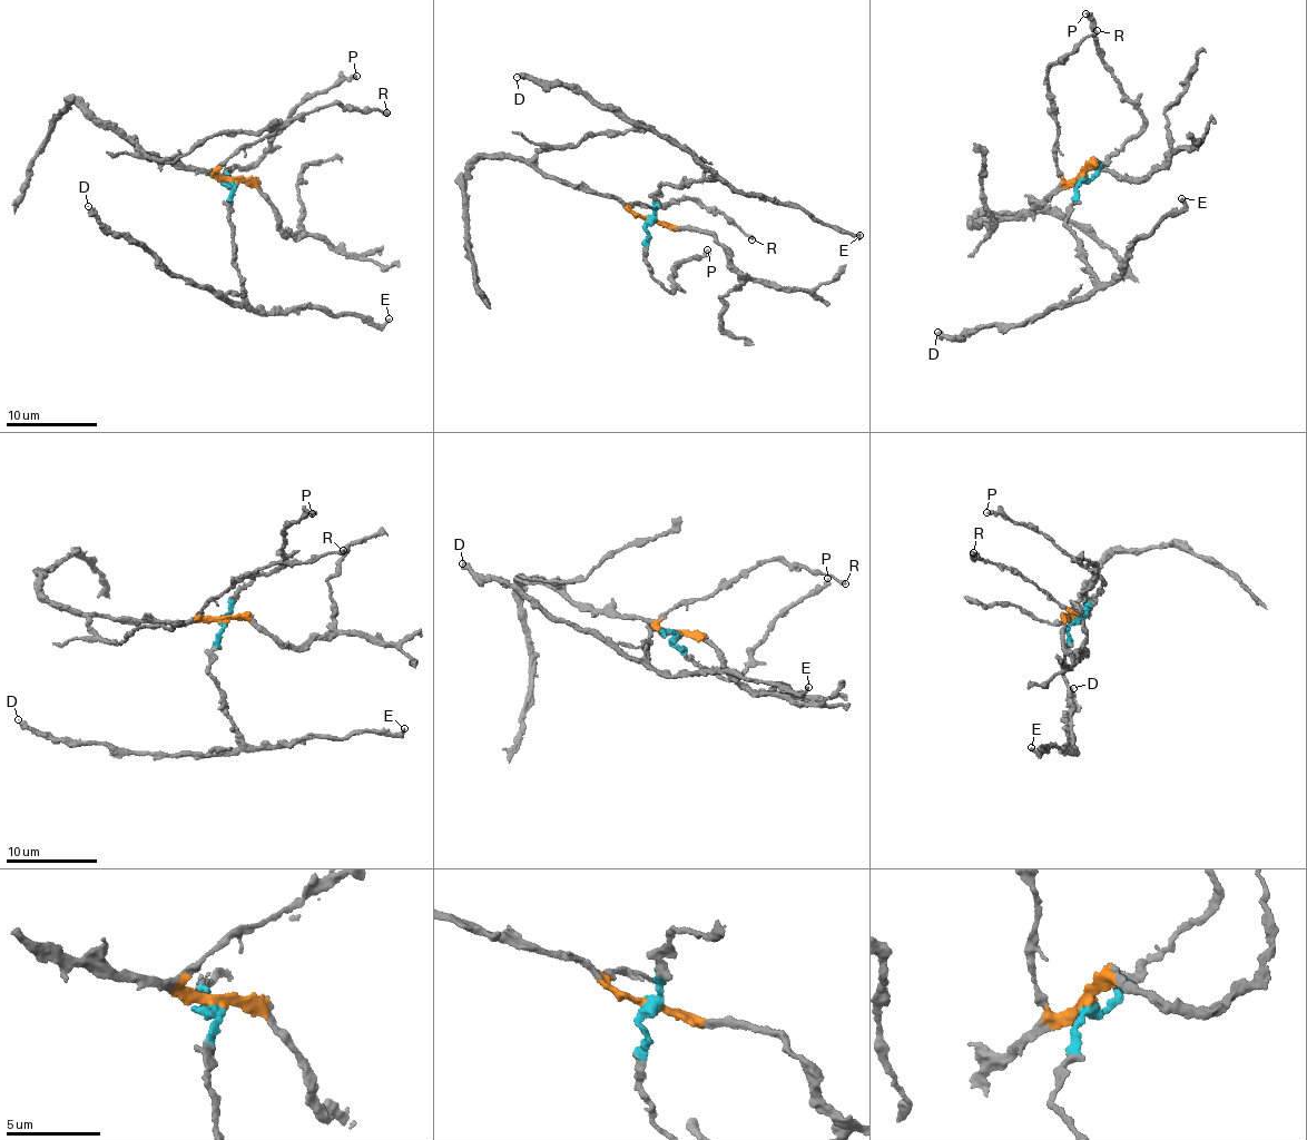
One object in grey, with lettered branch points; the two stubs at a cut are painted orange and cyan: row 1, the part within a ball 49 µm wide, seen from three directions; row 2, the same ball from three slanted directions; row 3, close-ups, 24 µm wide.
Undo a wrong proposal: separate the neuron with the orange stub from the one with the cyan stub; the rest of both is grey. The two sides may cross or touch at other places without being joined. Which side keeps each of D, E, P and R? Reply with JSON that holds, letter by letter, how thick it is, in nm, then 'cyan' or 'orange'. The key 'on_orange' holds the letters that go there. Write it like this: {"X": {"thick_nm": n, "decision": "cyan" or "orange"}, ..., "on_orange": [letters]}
{"D": {"thick_nm": 340, "decision": "cyan"}, "E": {"thick_nm": 280, "decision": "cyan"}, "P": {"thick_nm": 320, "decision": "cyan"}, "R": {"thick_nm": 320, "decision": "orange"}, "on_orange": ["R"]}

